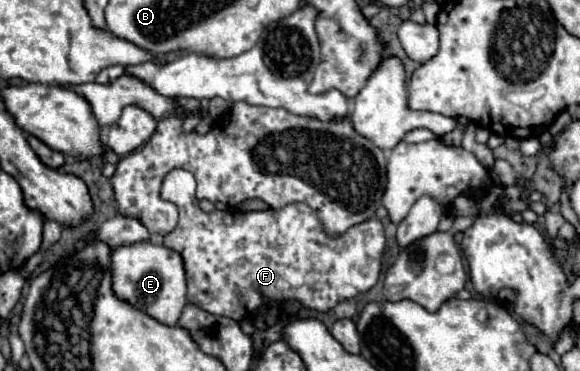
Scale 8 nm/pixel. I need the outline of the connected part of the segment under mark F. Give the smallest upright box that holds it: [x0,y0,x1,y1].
[161,170,385,320]

